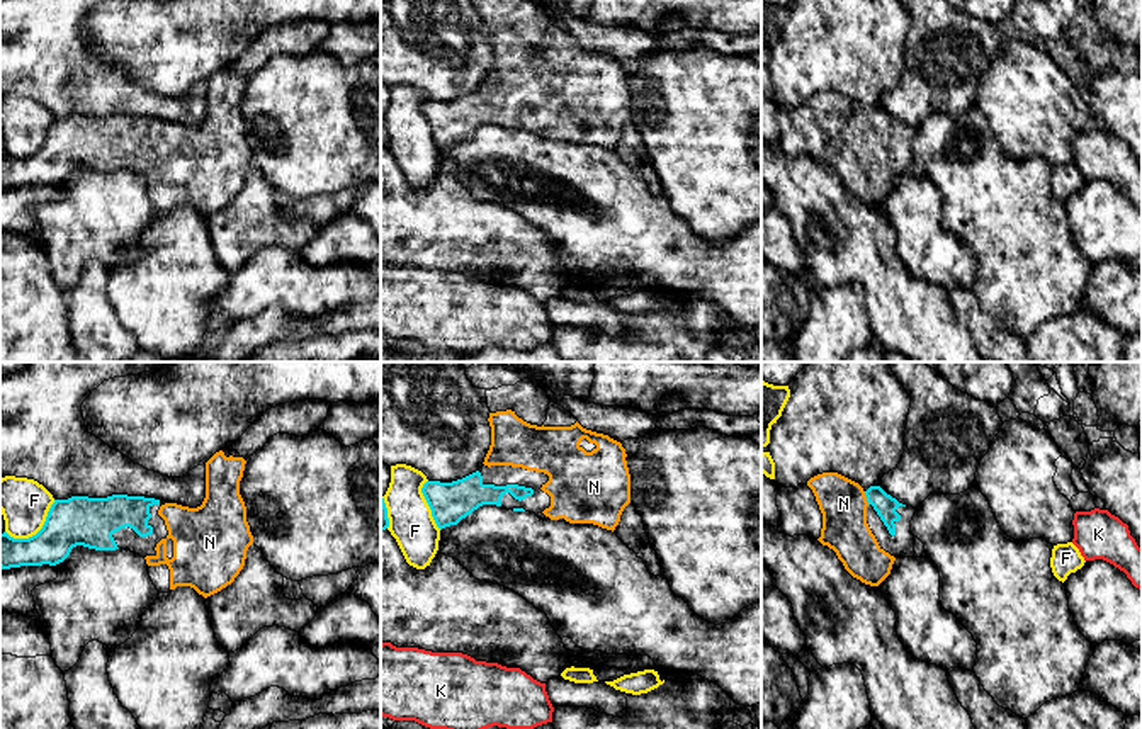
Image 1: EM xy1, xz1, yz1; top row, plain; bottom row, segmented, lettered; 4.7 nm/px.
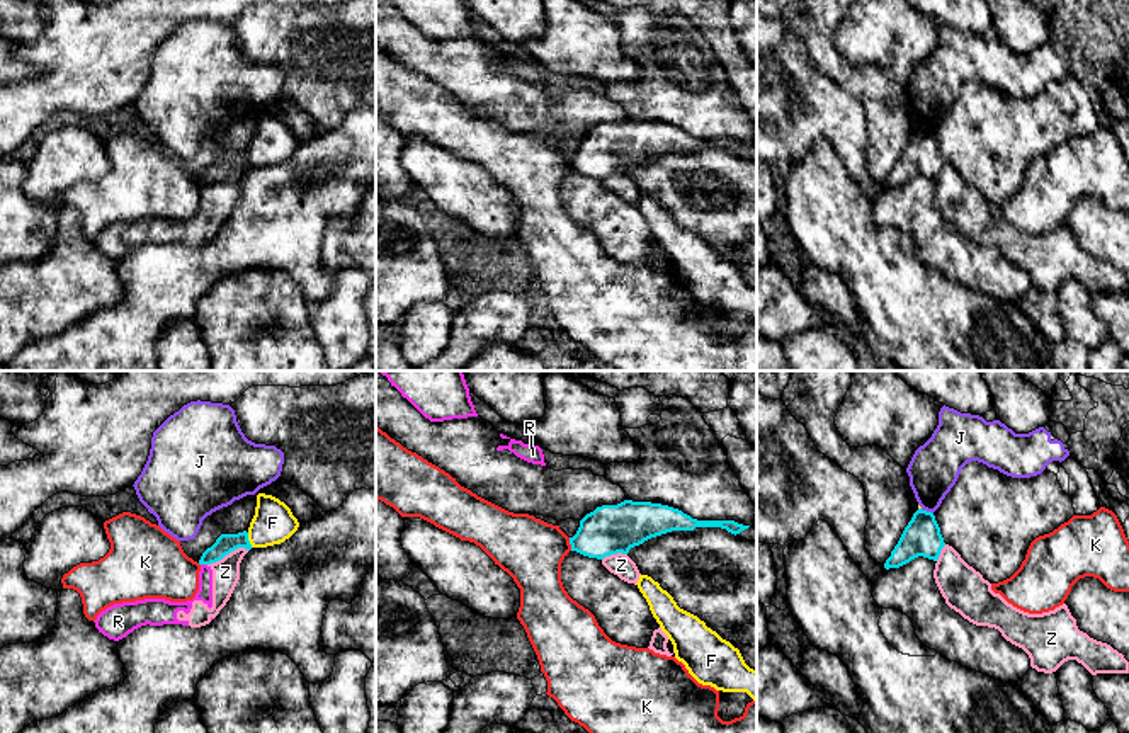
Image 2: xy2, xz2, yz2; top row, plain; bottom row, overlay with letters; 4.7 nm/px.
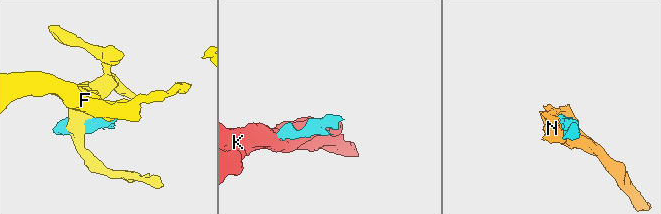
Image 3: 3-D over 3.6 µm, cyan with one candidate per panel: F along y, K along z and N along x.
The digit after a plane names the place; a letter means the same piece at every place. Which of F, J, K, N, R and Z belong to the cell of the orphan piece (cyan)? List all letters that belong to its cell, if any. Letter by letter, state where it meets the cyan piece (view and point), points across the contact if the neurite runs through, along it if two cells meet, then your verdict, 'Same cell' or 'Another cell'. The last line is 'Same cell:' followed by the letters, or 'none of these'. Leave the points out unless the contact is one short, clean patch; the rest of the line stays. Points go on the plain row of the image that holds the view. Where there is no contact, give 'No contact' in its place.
F: Touches cyan at xy1 (38, 152). Another cell
J: Touches cyan at yz2 (925, 130). Boundary: yz2 (920, 128), (932, 133). Another cell
K: Touches cyan at xz2 (570, 162). Boundary: xz2 (568, 157), (572, 169). Another cell
N: Touches cyan at yz1 (867, 118). Same cell
R: Touches cyan at xy2 (204, 182). Boundary: xy2 (201, 182), (206, 184). Another cell
Z: Touches cyan at xy2 (228, 172). Boundary: xy2 (249, 169), (232, 169), (208, 184). Another cell
Same cell: N

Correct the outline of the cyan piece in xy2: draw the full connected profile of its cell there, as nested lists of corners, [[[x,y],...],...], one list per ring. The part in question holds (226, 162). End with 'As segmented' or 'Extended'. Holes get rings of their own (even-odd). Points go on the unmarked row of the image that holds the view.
[[[247,150],[238,153],[221,153],[216,162],[202,172],[199,184],[216,182],[238,167],[252,168]]]. As segmented

